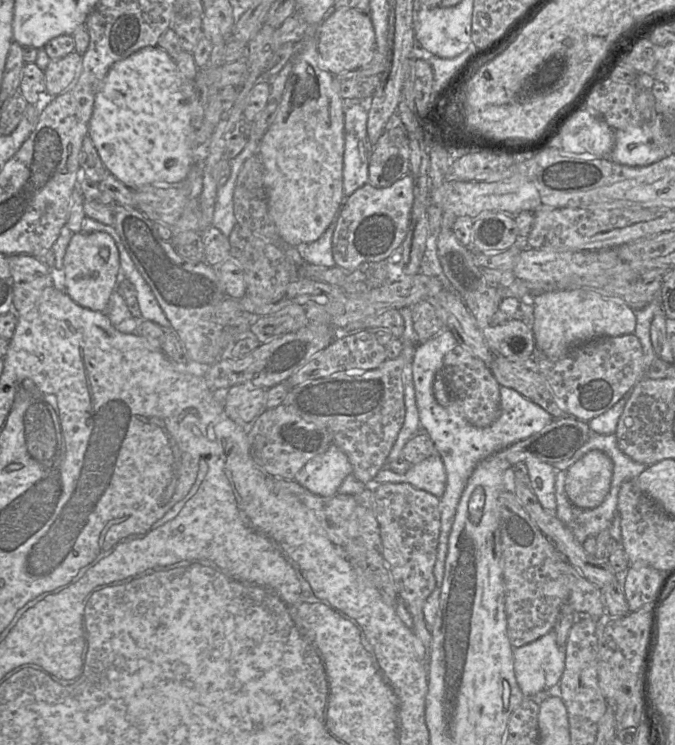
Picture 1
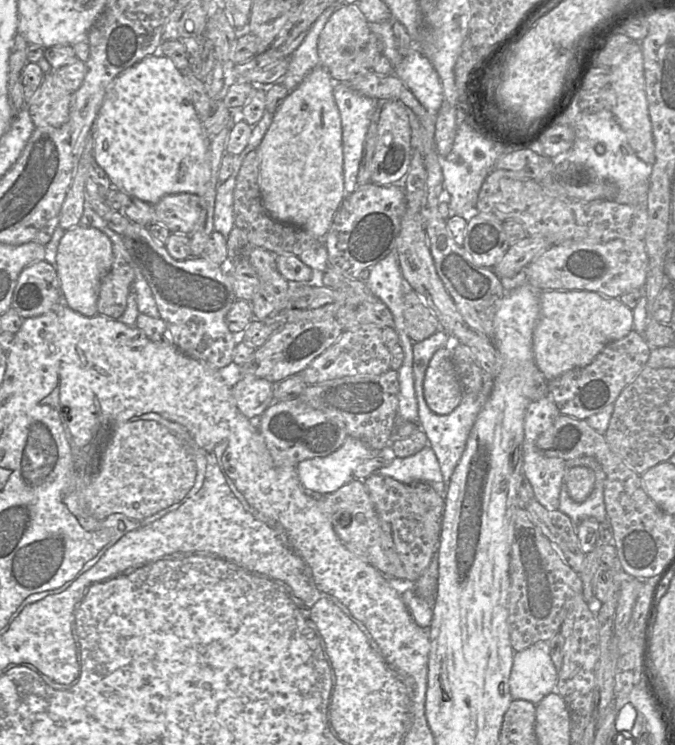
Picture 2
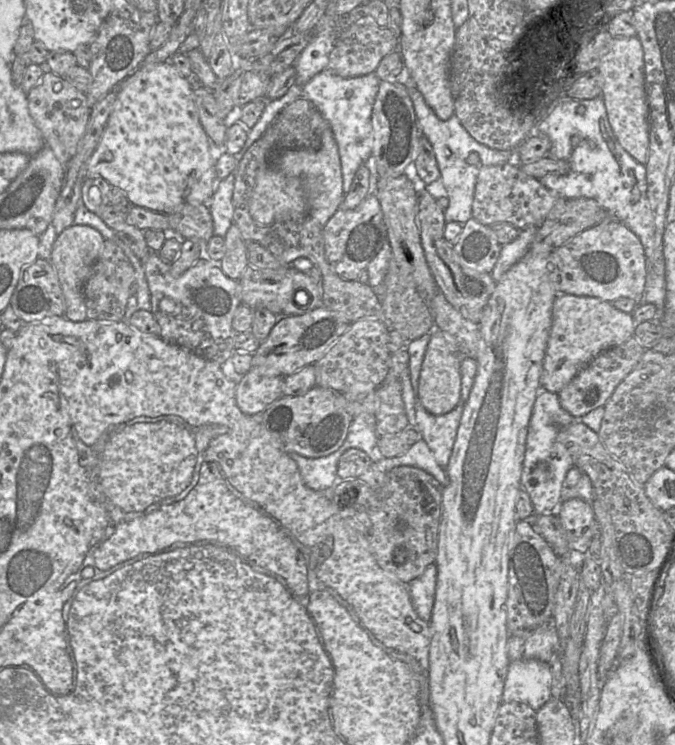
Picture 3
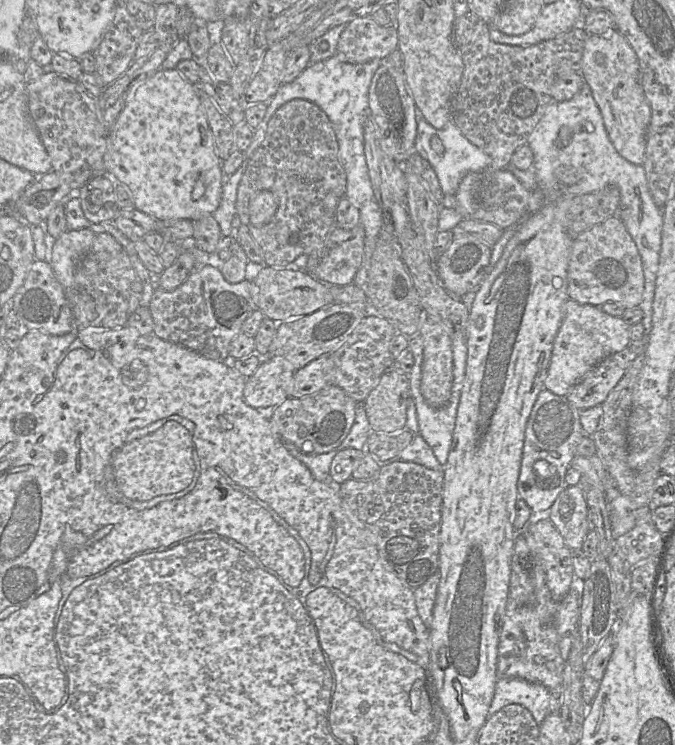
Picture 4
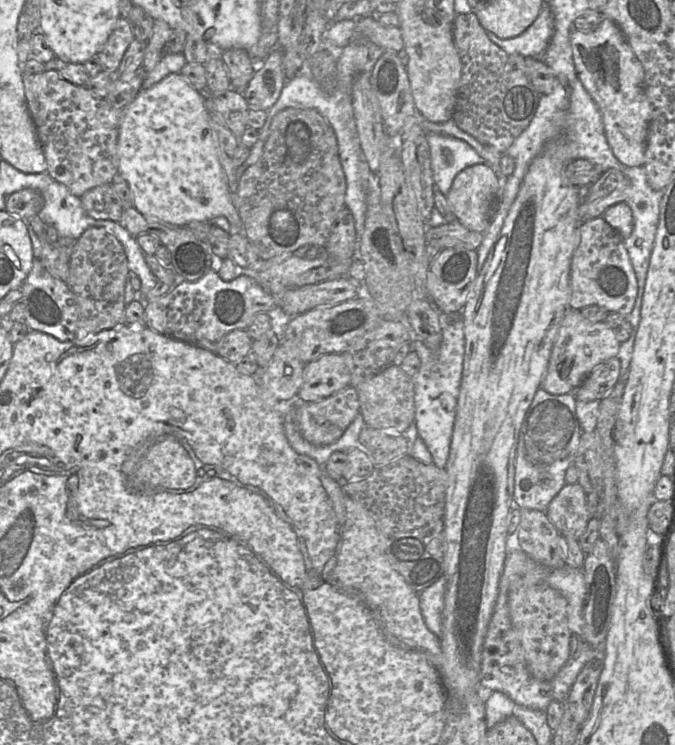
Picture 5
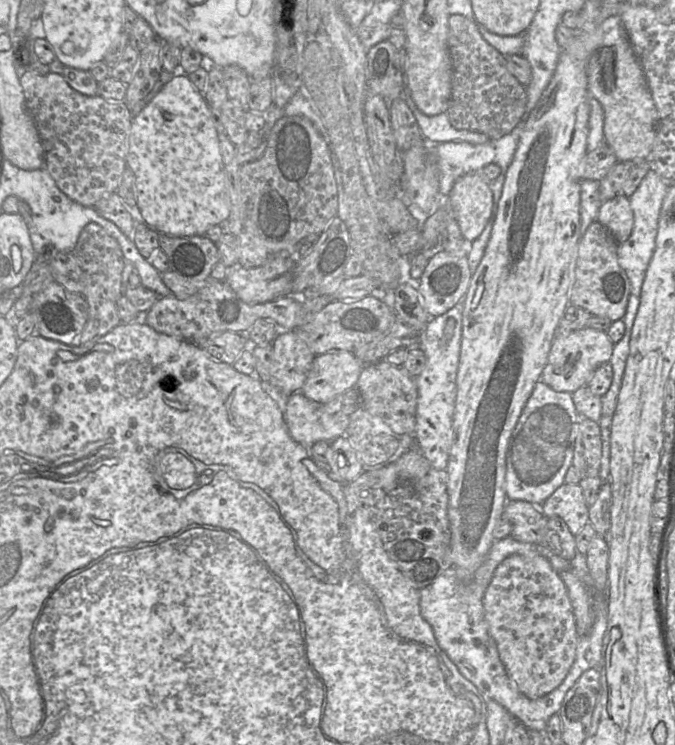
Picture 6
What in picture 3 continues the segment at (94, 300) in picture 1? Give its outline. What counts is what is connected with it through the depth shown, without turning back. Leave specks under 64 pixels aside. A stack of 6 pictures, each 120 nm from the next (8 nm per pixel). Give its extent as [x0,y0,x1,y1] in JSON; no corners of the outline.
[50,225,104,322]

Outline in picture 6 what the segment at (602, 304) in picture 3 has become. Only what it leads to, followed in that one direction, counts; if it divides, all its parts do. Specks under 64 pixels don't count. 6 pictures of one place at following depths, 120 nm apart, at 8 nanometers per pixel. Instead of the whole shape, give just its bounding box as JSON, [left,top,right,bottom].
[540,327,614,393]

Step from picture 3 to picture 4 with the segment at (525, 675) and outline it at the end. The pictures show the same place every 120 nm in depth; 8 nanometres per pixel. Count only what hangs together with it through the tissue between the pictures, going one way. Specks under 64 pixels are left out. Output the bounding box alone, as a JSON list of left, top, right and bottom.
[488,678,550,725]

